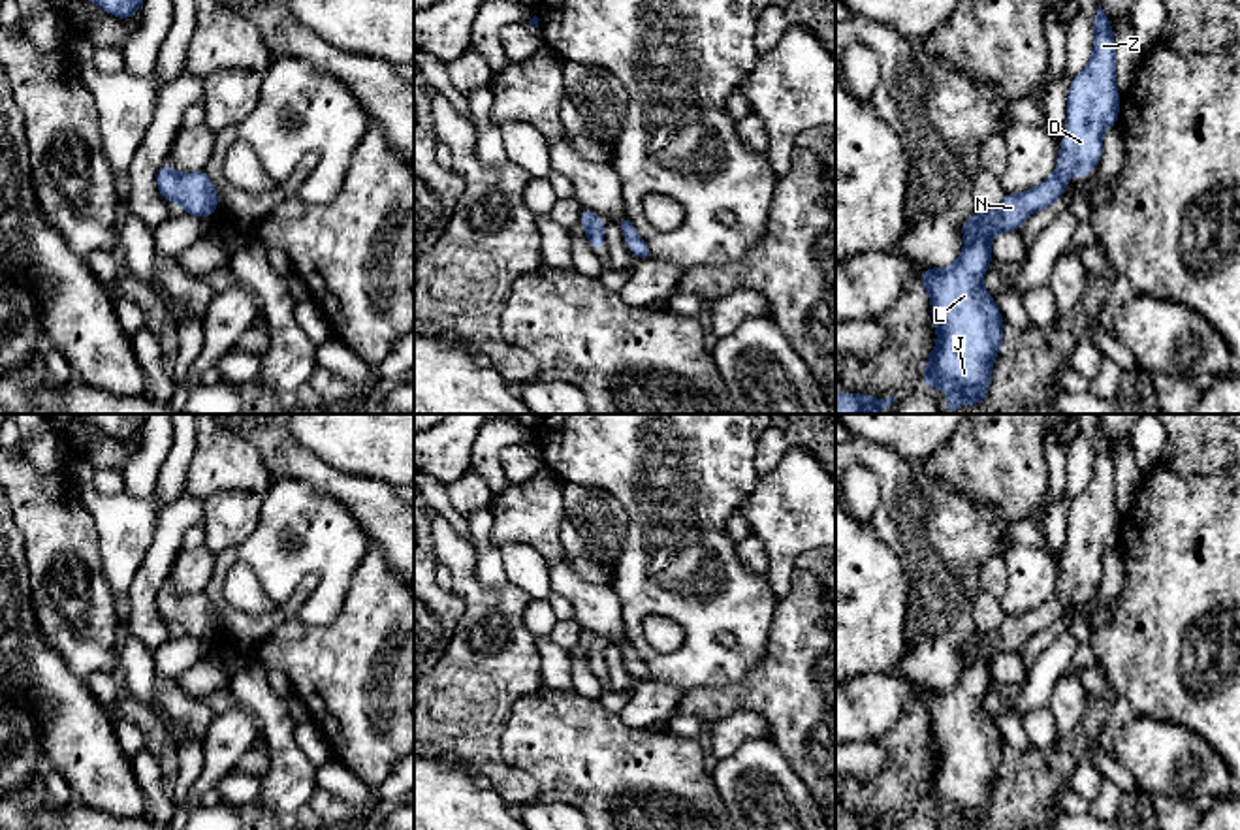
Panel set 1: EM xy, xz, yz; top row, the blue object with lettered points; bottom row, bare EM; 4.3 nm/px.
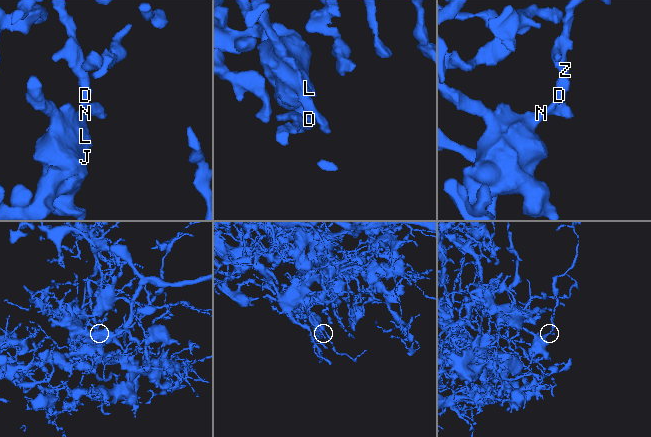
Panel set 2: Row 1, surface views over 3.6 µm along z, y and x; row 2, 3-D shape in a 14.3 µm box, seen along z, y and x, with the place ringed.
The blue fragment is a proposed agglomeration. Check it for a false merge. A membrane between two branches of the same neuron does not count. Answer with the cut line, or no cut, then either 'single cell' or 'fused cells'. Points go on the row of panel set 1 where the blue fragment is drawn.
no cut | single cell

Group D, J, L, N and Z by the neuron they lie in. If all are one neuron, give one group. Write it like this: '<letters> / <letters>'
D J L N Z

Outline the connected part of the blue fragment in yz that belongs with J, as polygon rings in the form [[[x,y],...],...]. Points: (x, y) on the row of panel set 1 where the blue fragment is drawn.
[[[1099,6],[1093,23],[1093,53],[1082,73],[1071,79],[1067,96],[1067,124],[1061,141],[1057,169],[1037,188],[1007,194],[995,211],[980,211],[962,224],[965,237],[960,258],[948,267],[924,269],[920,282],[931,301],[931,314],[937,331],[937,346],[930,350],[930,359],[922,373],[922,384],[941,388],[948,393],[946,414],[960,405],[978,405],[984,401],[994,371],[994,359],[1003,343],[1003,316],[995,299],[982,284],[984,271],[992,263],[992,237],[997,231],[1018,231],[1024,220],[1037,211],[1057,201],[1069,177],[1082,177],[1093,171],[1103,154],[1103,134],[1106,126],[1118,124],[1120,94],[1114,83],[1116,45],[1112,26]]]

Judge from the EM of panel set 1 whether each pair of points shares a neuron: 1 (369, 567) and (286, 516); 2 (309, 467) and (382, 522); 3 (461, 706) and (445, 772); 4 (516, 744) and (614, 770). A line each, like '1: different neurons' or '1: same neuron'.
1: different neurons
2: same neuron
3: different neurons
4: same neuron

